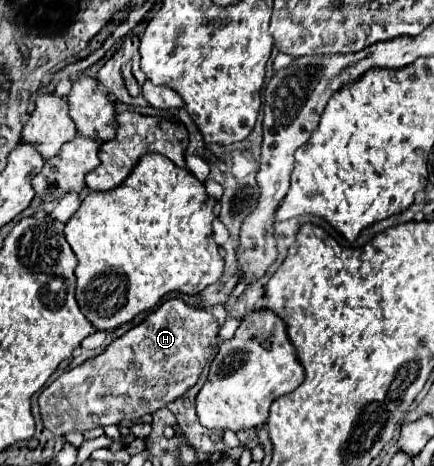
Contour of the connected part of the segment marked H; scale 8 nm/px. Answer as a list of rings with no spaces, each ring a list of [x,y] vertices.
[[[182,299],[164,301],[154,313],[150,313],[140,325],[132,327],[118,339],[114,339],[100,355],[64,371],[54,379],[46,391],[40,395],[40,411],[46,429],[54,435],[66,435],[68,431],[86,431],[94,427],[104,427],[120,423],[124,419],[140,419],[148,413],[154,413],[168,403],[182,397],[190,387],[196,385],[202,369],[214,357],[220,343],[220,325],[214,315],[196,305],[188,305]]]

